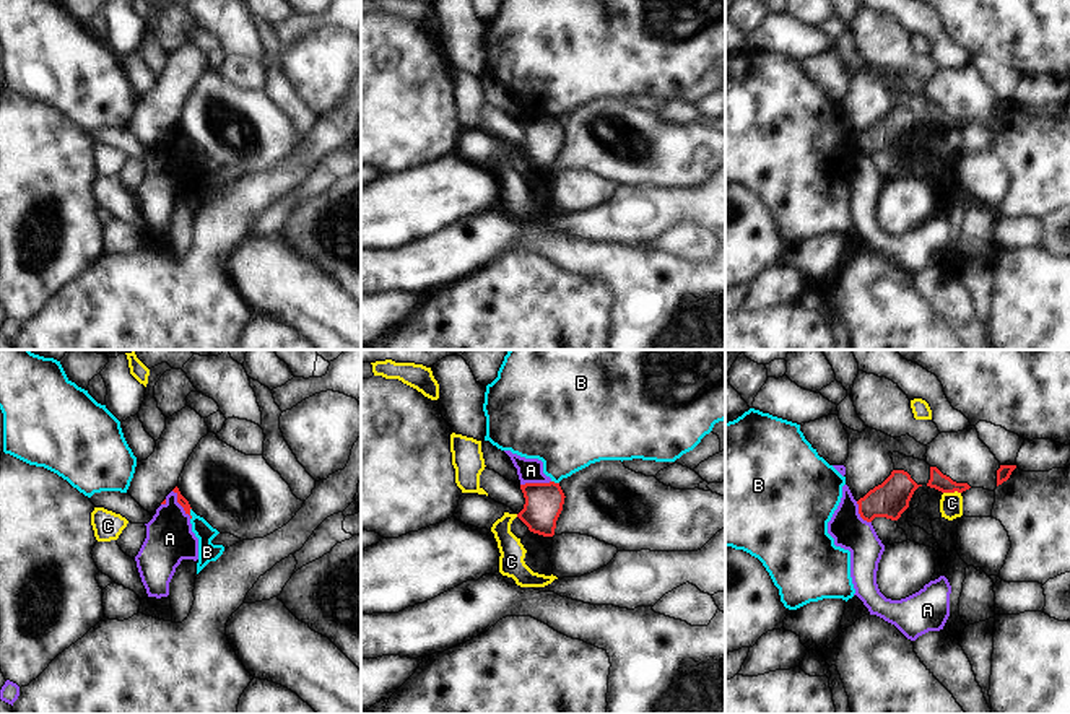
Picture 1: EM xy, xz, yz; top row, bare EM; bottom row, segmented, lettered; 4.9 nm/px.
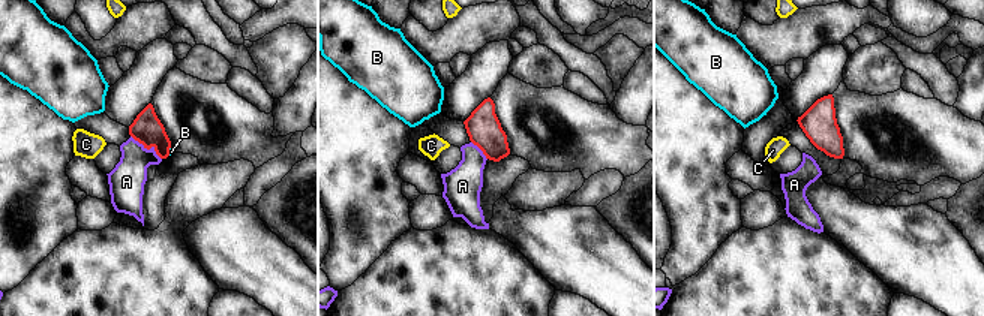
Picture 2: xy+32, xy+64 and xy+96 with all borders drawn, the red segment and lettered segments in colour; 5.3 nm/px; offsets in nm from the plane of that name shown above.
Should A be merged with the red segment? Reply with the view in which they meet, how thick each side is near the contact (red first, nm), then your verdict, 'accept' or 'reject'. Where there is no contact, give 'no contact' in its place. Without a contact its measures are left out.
xy | 50/240 nm | reject

